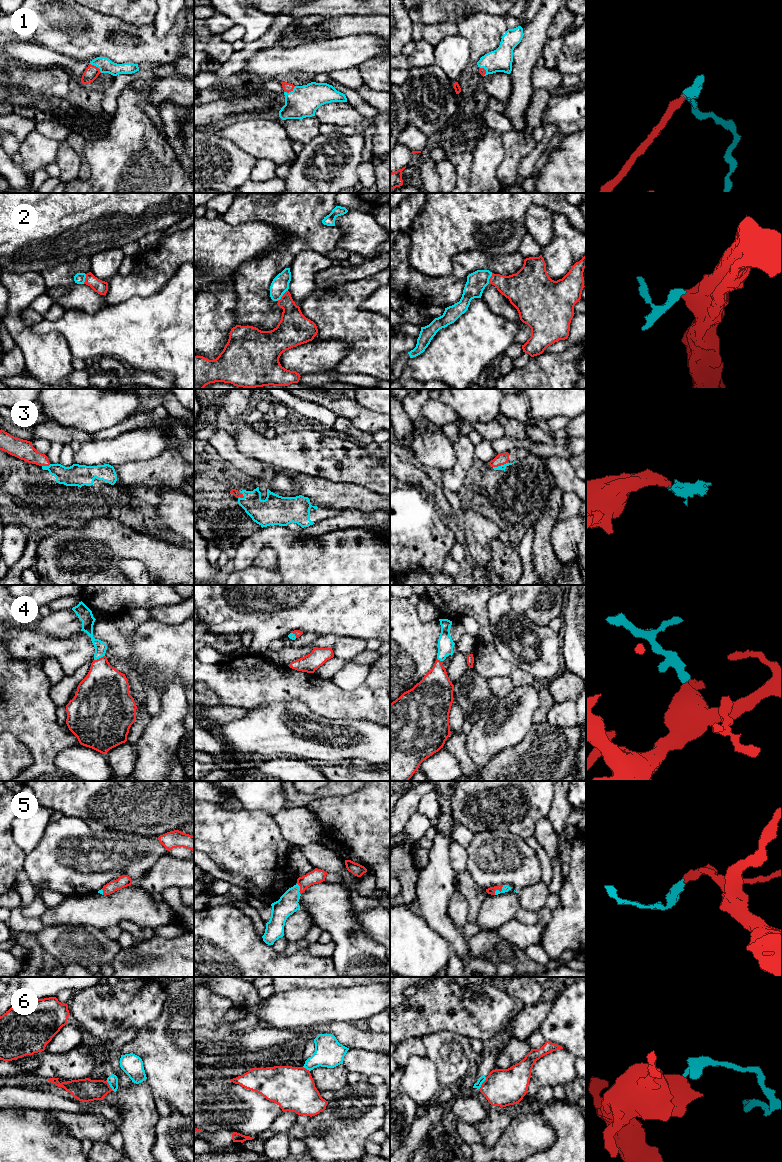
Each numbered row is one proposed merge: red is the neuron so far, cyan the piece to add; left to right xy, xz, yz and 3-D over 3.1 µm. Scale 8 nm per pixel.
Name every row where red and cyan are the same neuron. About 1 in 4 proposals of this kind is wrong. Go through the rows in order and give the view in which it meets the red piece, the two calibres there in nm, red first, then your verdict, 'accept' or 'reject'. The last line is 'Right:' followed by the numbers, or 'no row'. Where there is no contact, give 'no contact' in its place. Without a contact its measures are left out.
1: xy | 110/120 nm | accept
2: xz | 220/140 nm | accept
3: yz | 90/50 nm | accept
4: xy | 360/100 nm | accept
5: yz | 50/60 nm | accept
6: yz | 300/50 nm | reject
Right: 1, 2, 3, 4, 5

